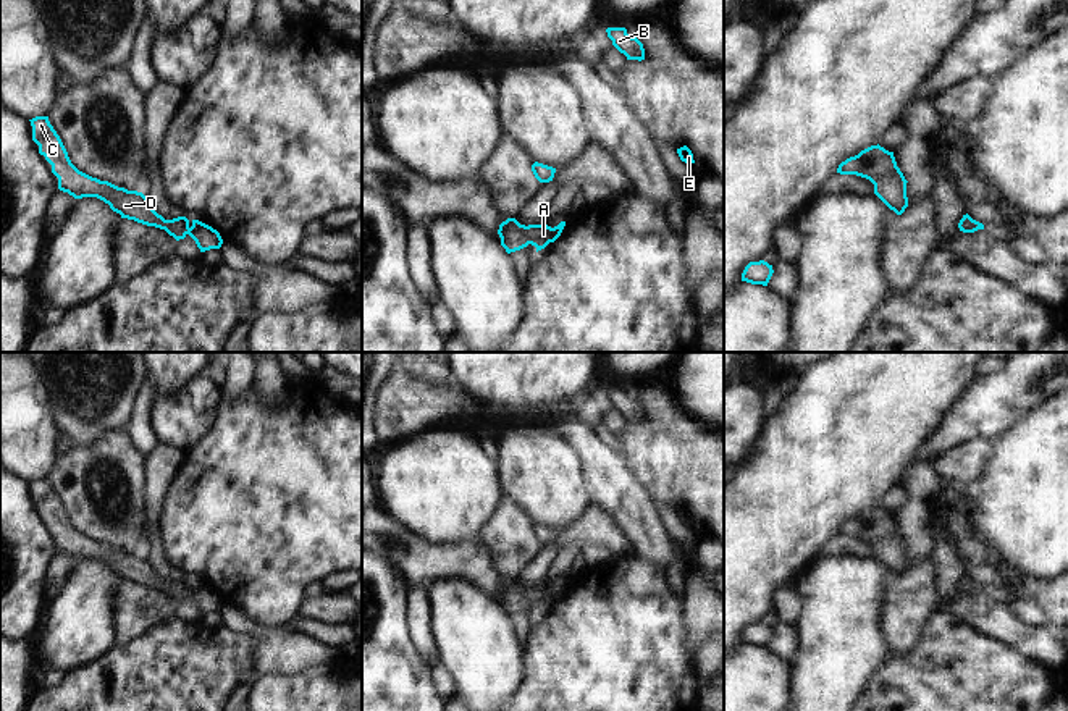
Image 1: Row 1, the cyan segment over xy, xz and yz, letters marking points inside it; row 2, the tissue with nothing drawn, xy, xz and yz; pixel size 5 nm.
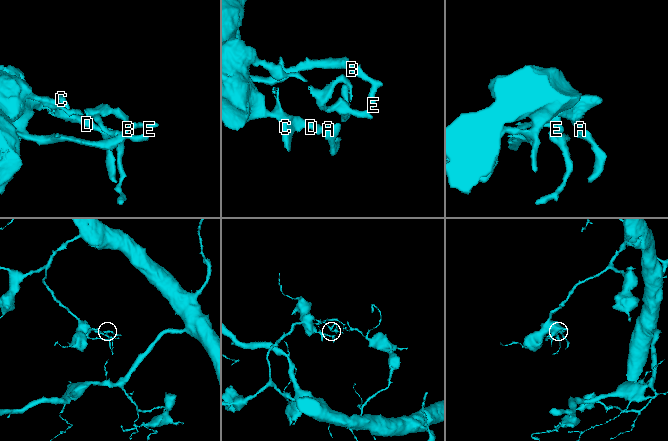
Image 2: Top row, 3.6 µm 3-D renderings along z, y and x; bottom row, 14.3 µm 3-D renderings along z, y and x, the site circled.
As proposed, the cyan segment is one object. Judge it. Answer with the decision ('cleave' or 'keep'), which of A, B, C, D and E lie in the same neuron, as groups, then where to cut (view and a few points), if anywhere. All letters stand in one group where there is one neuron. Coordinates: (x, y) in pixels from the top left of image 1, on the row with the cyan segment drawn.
keep | A B C D E | no cut

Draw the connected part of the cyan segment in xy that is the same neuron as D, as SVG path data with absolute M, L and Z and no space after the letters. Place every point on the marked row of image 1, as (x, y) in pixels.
M36 116L31 121L32 141L39 145L39 154L52 165L52 173L58 178L58 189L74 199L97 197L121 215L121 218L165 229L176 241L187 234L196 241L200 252L220 249L223 239L212 226L186 217L165 220L149 204L147 197L137 191L118 187L108 181L100 181L79 171L69 160L68 152L48 121L48 116Z

